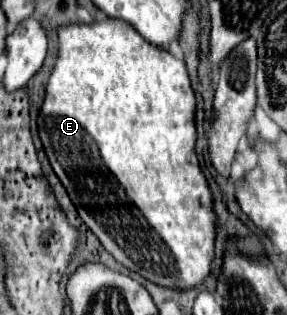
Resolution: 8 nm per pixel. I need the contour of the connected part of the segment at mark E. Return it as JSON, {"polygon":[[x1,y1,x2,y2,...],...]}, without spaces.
{"polygon":[[104,19,58,27,58,55,36,119,48,161,104,249,144,279,172,289,202,283,214,257,212,193,194,153,194,107,184,61,142,39,126,21]]}

